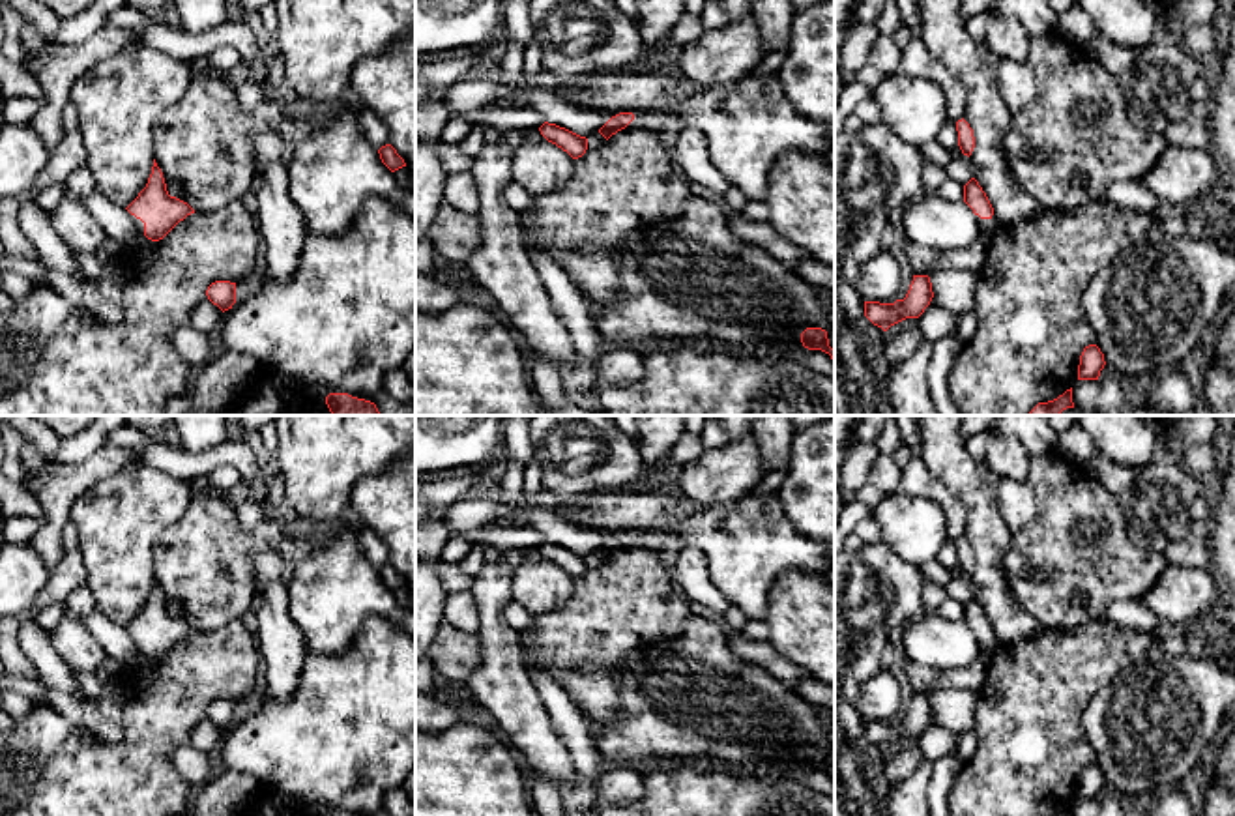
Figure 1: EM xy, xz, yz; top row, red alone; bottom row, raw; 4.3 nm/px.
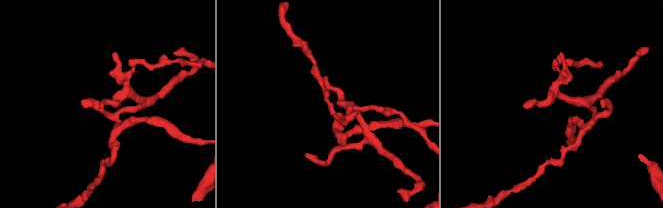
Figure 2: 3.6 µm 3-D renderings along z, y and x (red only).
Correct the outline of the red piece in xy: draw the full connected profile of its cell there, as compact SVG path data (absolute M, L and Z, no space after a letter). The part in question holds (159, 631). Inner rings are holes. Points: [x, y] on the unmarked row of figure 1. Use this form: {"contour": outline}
{"contour": "M155 578L146 606L125 629L144 642L144 655L152 661L163 659L180 640L195 633L187 621L168 614Z"}

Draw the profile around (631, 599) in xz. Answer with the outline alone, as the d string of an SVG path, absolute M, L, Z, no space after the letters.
M625 546L574 578L571 599L559 610L533 614L518 638L533 638L526 653L571 696L591 736L619 717L618 664L631 649L679 636L690 616L689 599L661 554Z

